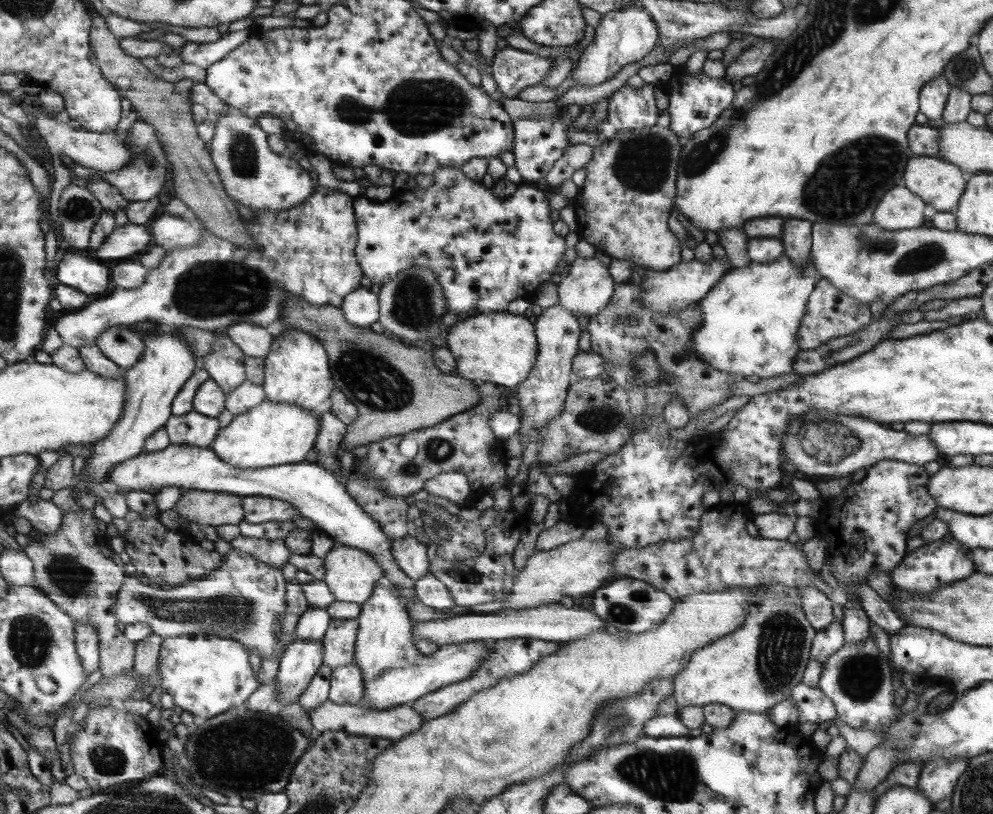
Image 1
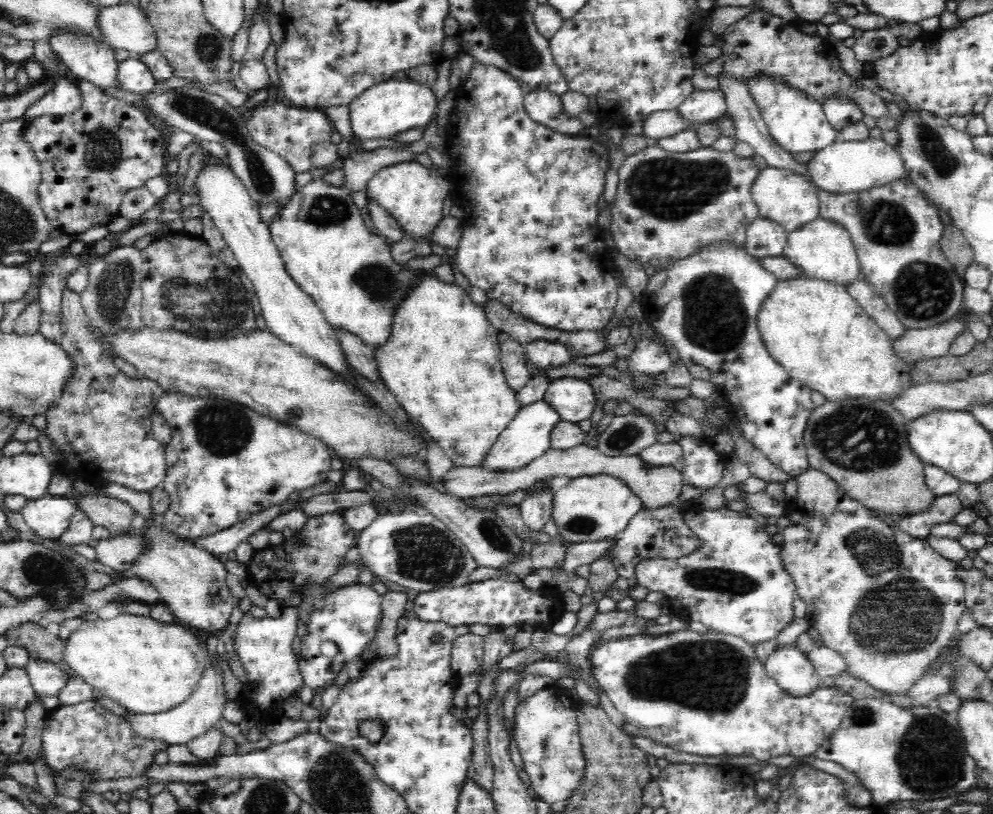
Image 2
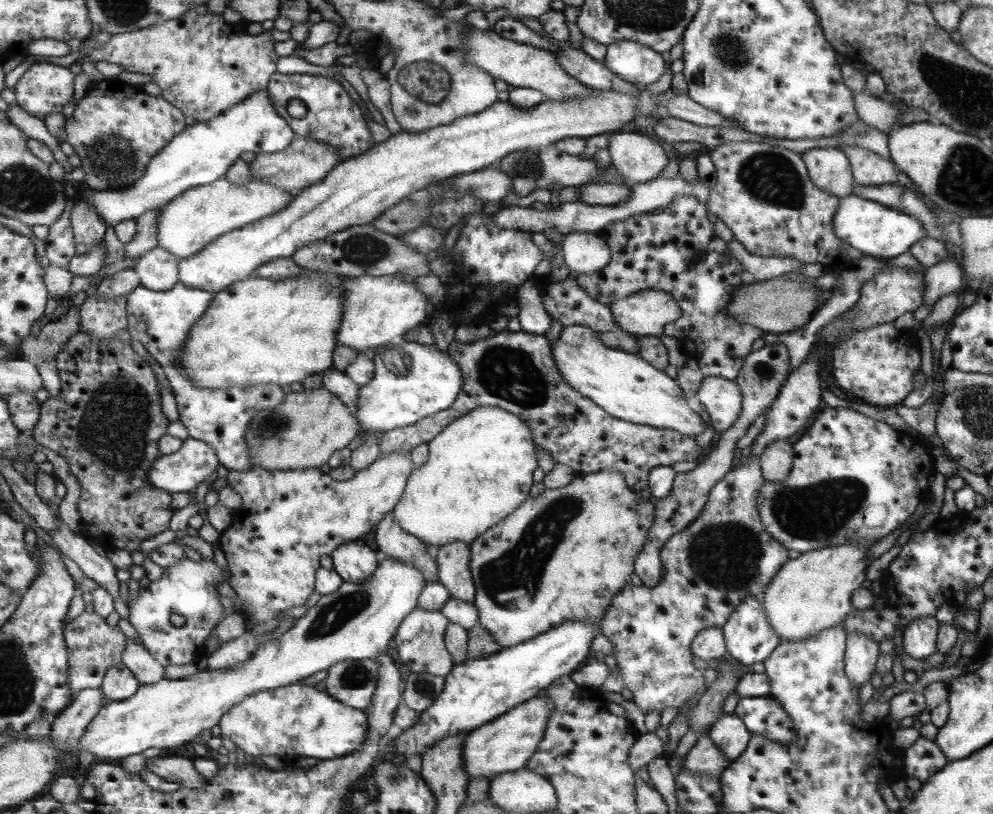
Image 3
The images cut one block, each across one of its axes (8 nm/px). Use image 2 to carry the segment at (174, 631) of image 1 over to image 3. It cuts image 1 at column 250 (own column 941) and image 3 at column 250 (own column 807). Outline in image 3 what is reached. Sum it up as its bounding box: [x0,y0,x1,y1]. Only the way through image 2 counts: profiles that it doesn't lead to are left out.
[217,453,414,626]

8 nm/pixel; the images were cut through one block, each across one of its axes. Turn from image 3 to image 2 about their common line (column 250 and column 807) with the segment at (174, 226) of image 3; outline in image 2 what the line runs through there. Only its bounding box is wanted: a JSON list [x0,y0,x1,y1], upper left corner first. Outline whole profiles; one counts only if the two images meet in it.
[750,166,819,232]

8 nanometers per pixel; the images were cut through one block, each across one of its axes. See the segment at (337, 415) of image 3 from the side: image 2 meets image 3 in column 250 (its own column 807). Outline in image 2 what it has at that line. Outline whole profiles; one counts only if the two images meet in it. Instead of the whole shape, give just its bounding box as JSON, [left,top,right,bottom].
[805,399,935,517]

